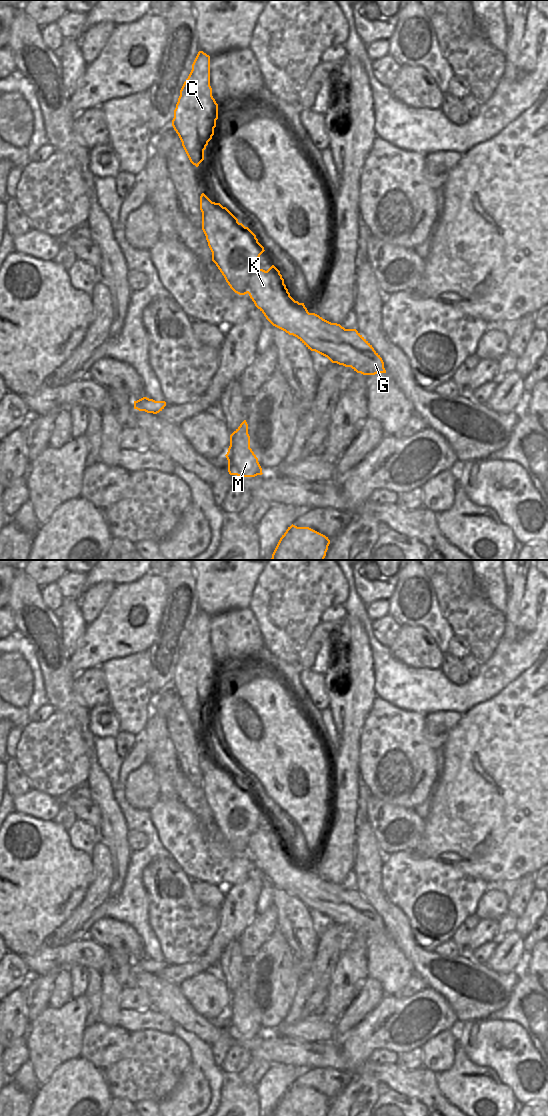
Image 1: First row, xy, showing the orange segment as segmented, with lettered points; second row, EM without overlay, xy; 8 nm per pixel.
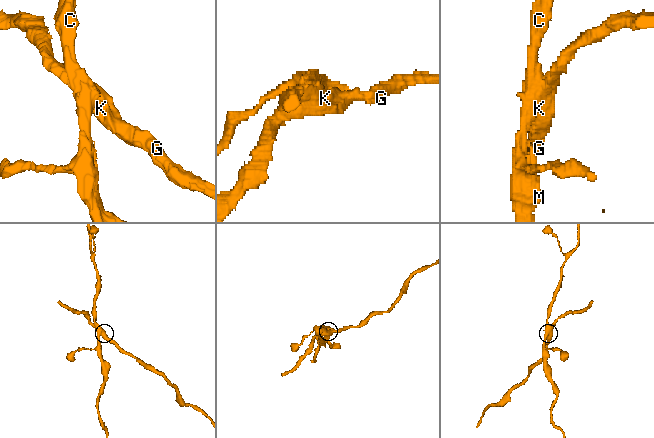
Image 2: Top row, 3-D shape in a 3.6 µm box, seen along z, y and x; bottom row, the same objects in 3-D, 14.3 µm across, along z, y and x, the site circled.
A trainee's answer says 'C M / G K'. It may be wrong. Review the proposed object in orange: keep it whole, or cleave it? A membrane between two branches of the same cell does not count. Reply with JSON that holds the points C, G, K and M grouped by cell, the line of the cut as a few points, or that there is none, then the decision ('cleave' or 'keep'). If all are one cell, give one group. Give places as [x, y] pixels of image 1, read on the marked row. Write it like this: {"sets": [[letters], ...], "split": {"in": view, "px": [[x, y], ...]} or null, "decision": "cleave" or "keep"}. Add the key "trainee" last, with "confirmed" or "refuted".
{"sets": [["C", "M"], ["G", "K"]], "split": {"in": "xy", "px": [[257, 268], [250, 278], [247, 292]]}, "decision": "cleave", "trainee": "confirmed"}

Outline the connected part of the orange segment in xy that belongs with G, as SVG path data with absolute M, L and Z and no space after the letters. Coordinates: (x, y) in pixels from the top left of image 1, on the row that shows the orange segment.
M274 265L267 271L254 271L248 284L248 294L273 326L297 337L311 351L327 357L332 363L351 367L363 375L386 373L380 355L356 329L345 329L340 324L331 323L315 313L309 313L304 303L295 301L290 296L280 271Z

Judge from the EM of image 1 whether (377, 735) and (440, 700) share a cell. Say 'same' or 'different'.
different

